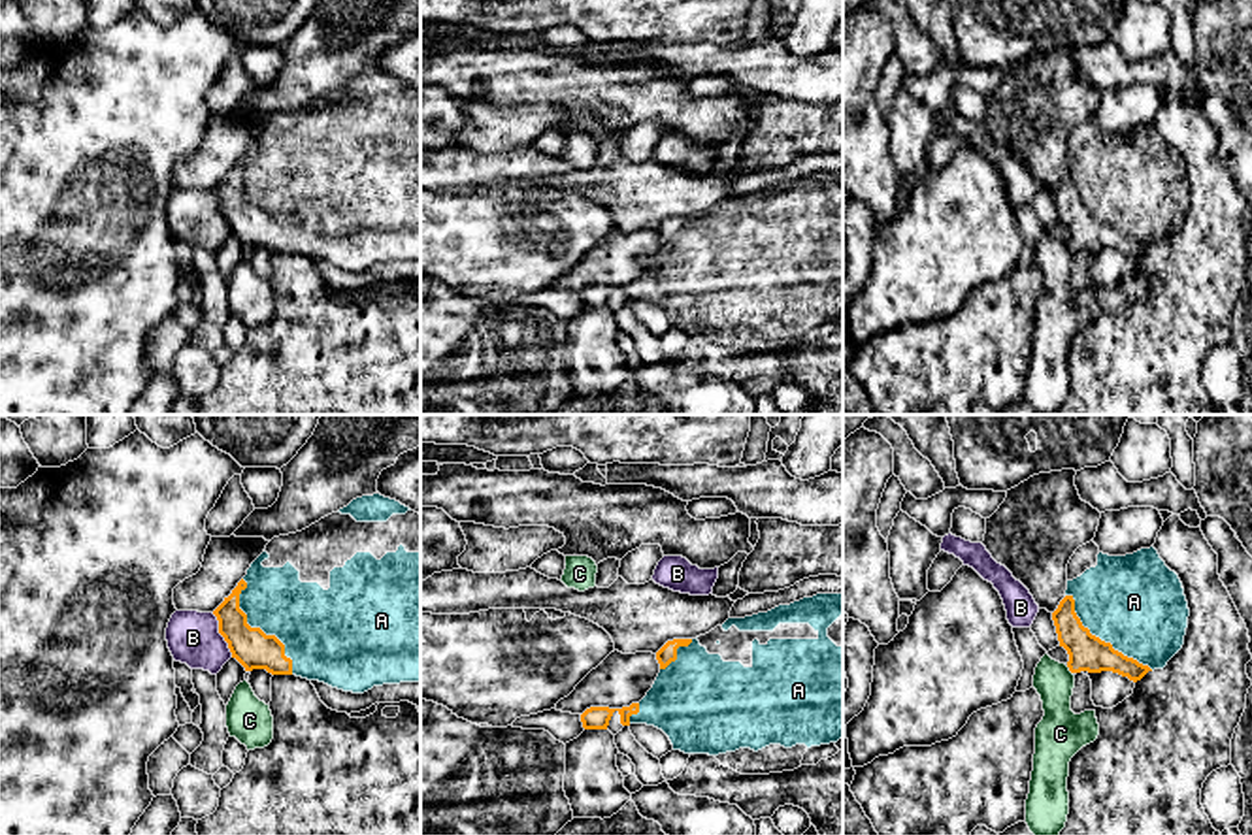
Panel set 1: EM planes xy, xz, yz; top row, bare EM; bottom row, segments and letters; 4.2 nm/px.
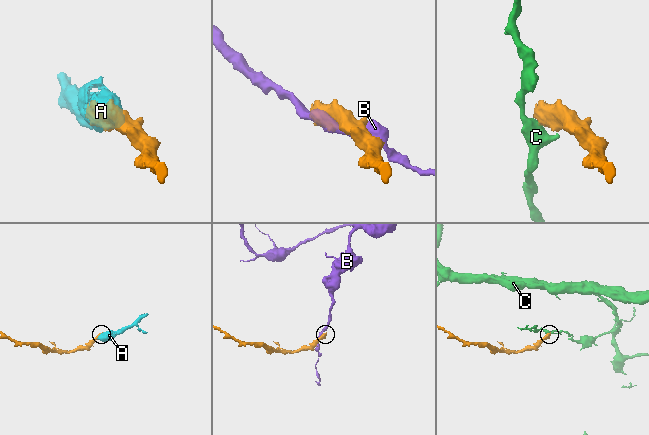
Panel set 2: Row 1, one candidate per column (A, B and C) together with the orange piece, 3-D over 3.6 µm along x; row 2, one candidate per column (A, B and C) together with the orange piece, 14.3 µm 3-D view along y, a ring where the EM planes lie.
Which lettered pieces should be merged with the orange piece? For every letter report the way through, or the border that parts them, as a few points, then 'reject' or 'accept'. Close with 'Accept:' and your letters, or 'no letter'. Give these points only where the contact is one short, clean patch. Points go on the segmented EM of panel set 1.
A: accept
B: reject
C: border yz (1066, 666), (1071, 673); reject
Accept: A

